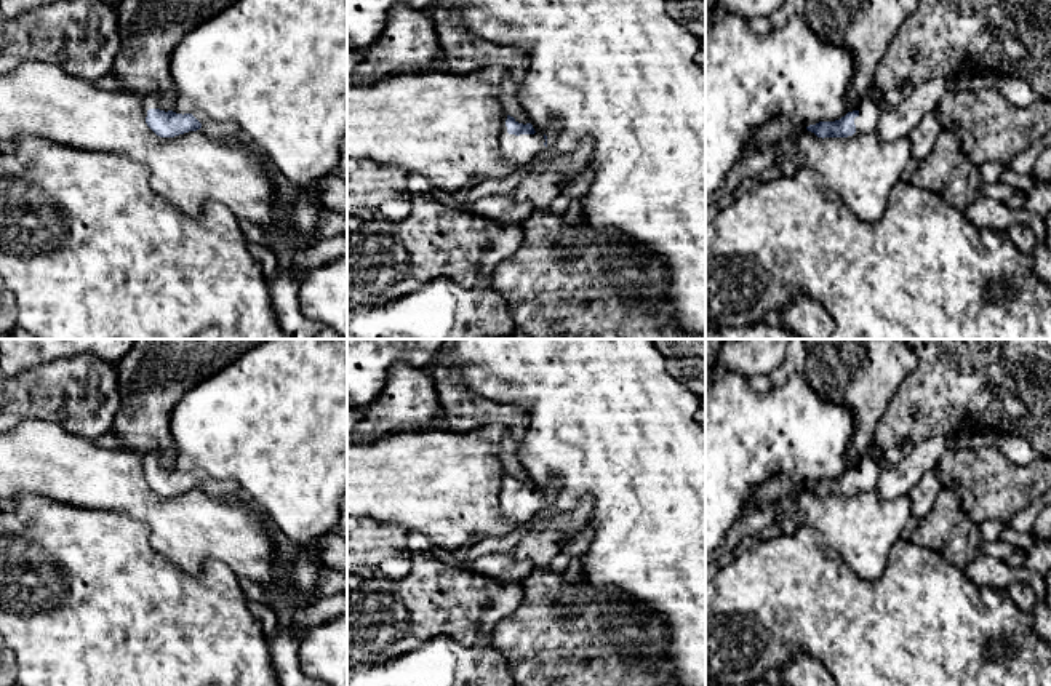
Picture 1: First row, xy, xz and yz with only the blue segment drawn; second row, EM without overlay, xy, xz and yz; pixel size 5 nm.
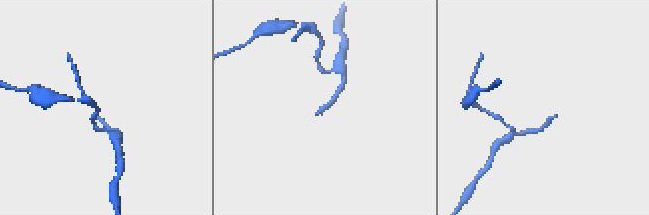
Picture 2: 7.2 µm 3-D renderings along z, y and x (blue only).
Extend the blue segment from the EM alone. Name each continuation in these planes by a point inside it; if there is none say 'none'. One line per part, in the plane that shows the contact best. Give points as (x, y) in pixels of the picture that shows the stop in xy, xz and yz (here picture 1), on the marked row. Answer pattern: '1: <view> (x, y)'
1: xz (520, 149)

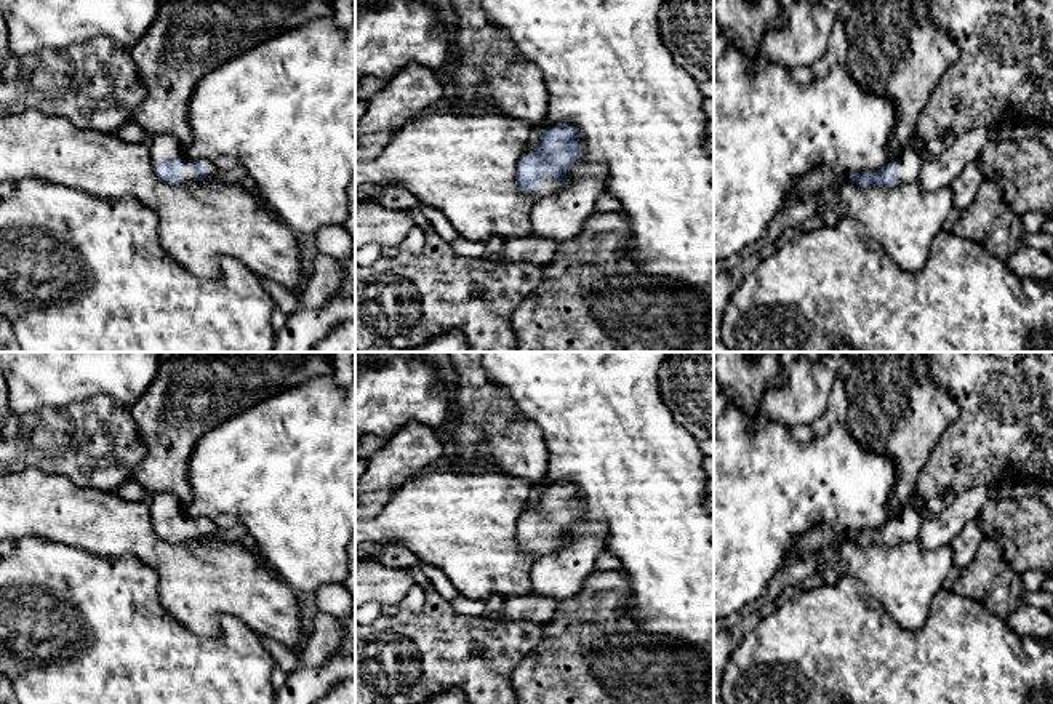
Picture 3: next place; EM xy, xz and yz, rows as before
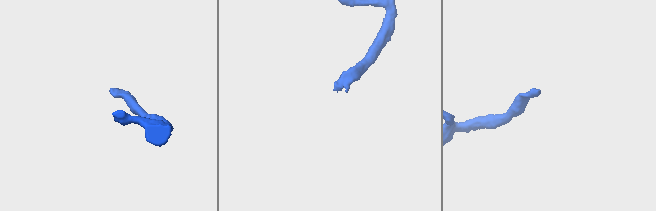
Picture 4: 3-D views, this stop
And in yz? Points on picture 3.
1: yz (912, 160)

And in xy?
1: xy (164, 146)

